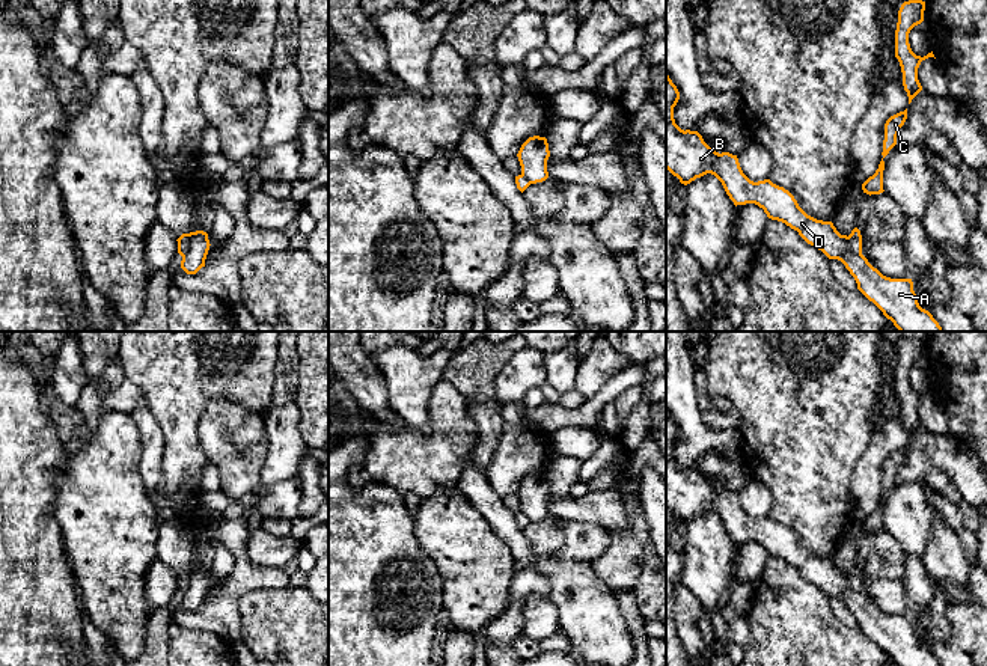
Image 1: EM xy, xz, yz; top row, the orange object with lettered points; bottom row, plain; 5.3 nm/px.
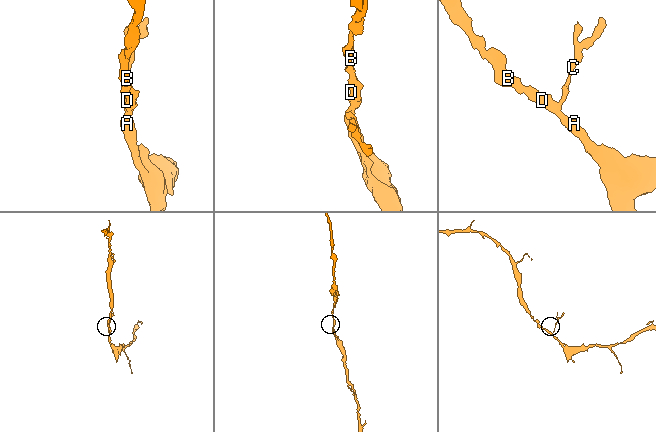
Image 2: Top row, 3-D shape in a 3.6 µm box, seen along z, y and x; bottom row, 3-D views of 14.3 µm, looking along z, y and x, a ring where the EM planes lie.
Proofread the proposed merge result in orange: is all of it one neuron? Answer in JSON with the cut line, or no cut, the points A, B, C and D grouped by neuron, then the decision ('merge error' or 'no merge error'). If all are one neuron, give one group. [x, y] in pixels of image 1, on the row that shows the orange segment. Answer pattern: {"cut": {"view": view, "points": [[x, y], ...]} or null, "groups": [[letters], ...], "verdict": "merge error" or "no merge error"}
{"cut": {"view": "yz", "points": [[847, 237], [849, 246], [861, 255]]}, "groups": [["A", "B", "D"], ["C"]], "verdict": "merge error"}

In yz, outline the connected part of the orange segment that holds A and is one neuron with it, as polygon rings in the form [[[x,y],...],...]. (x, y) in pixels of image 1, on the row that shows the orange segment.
[[[666,74],[666,169],[687,185],[707,173],[714,175],[723,185],[734,205],[755,203],[764,209],[769,218],[778,220],[797,231],[811,246],[821,250],[829,259],[841,261],[857,283],[857,289],[872,301],[883,315],[894,322],[900,331],[942,331],[933,315],[922,309],[913,291],[912,279],[891,279],[874,268],[863,255],[854,253],[848,237],[841,235],[832,221],[817,220],[808,215],[794,196],[773,184],[770,179],[753,182],[741,170],[737,155],[713,151],[698,131],[681,130],[674,119],[674,107],[680,99],[680,92]]]

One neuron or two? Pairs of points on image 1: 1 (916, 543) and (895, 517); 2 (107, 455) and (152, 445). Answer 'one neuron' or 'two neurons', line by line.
1: one neuron
2: two neurons

